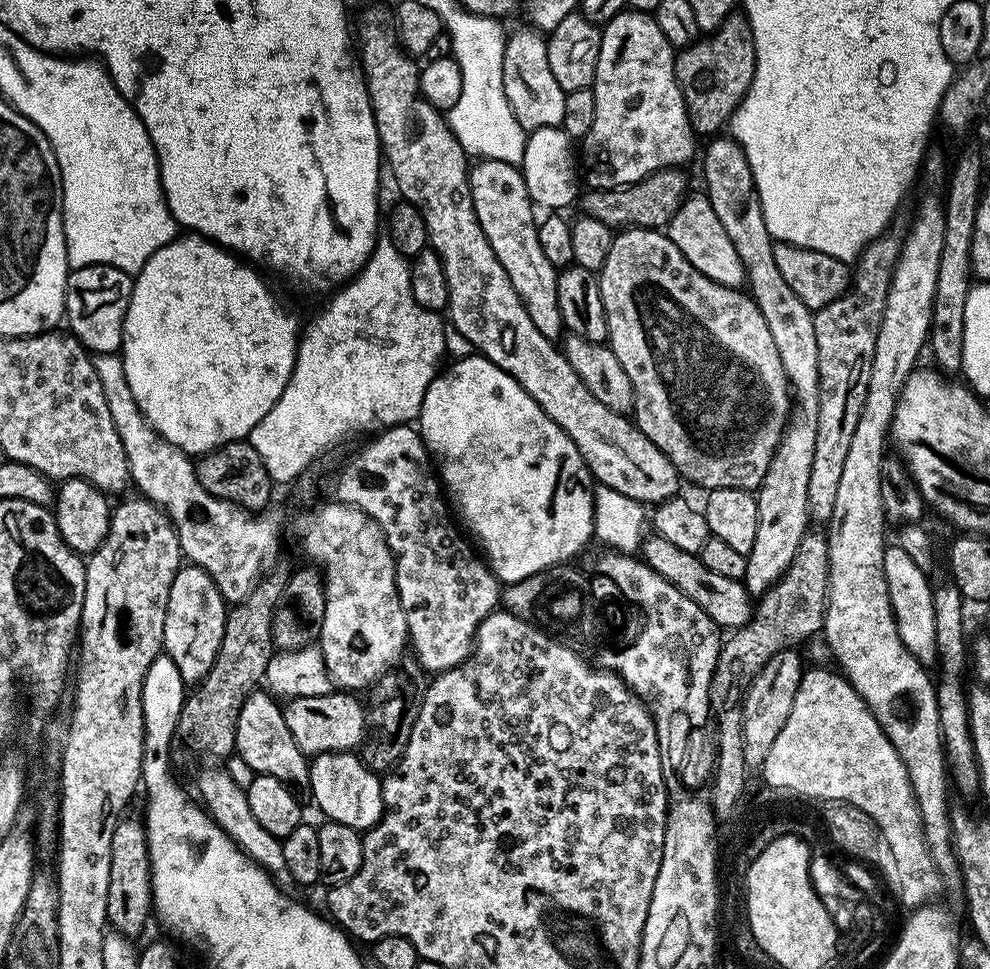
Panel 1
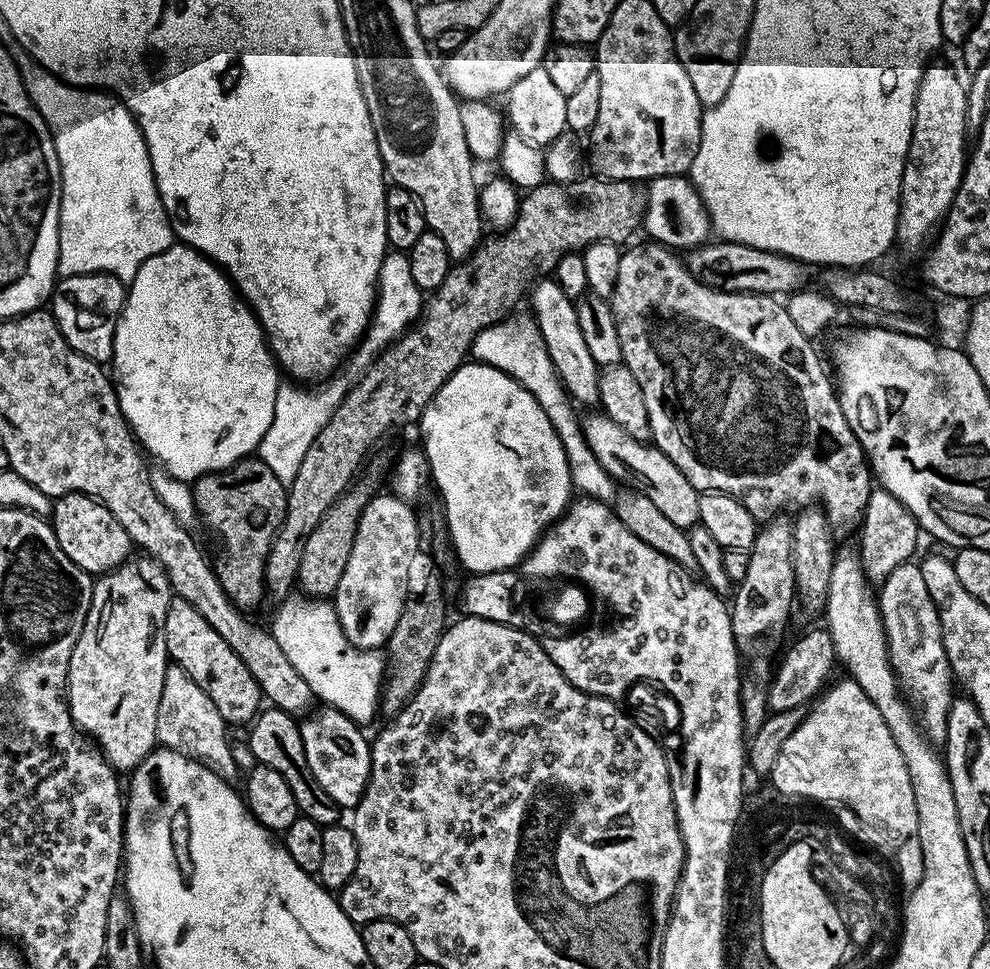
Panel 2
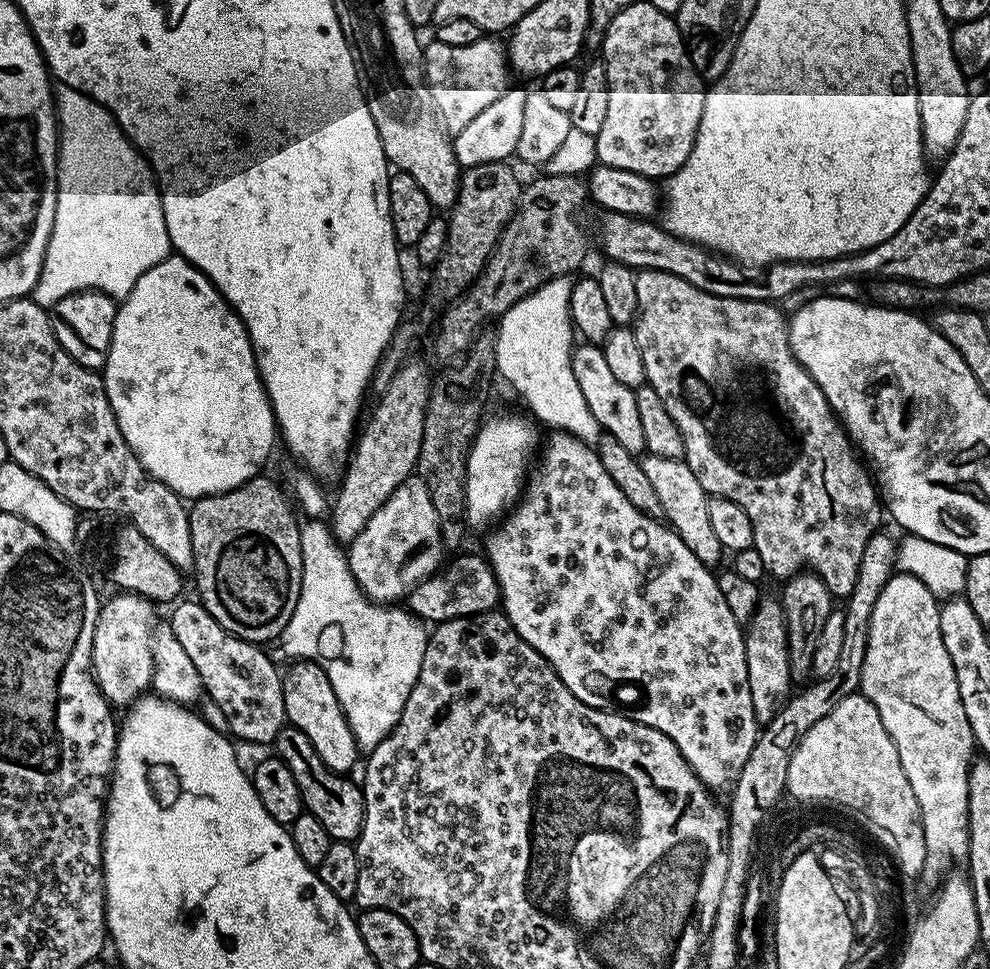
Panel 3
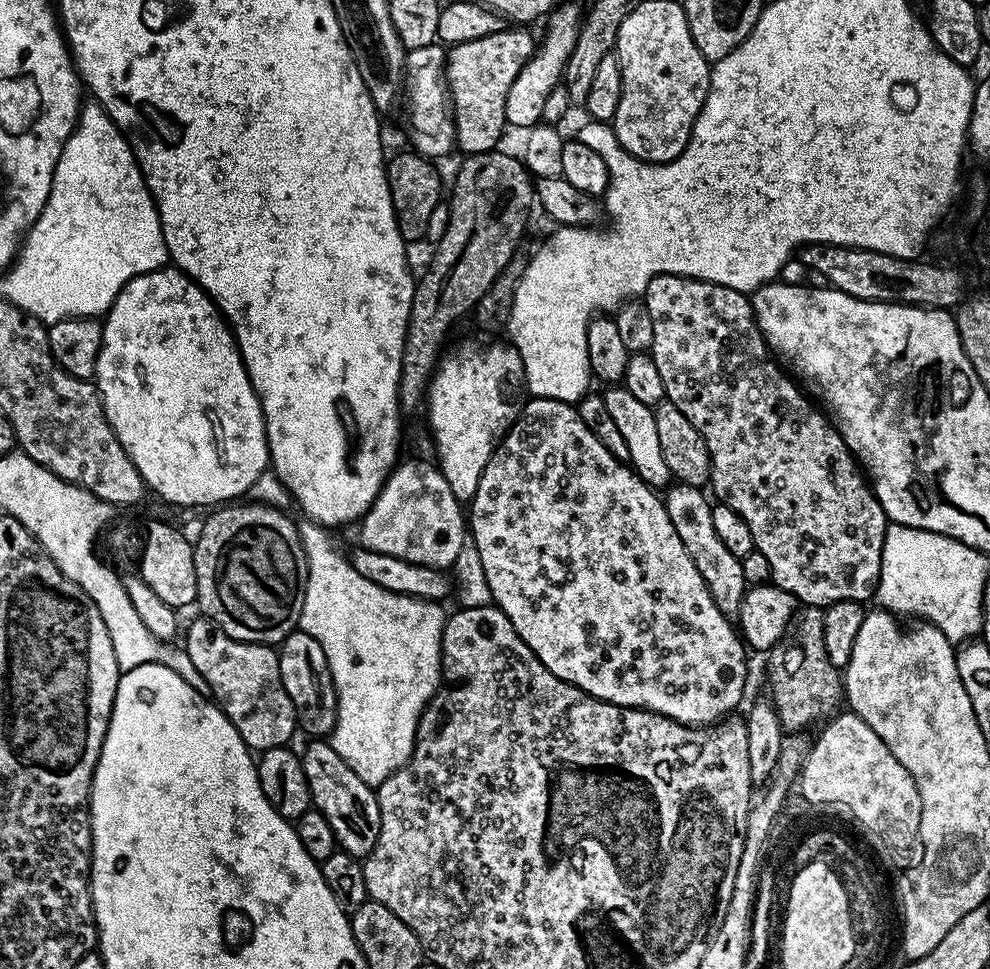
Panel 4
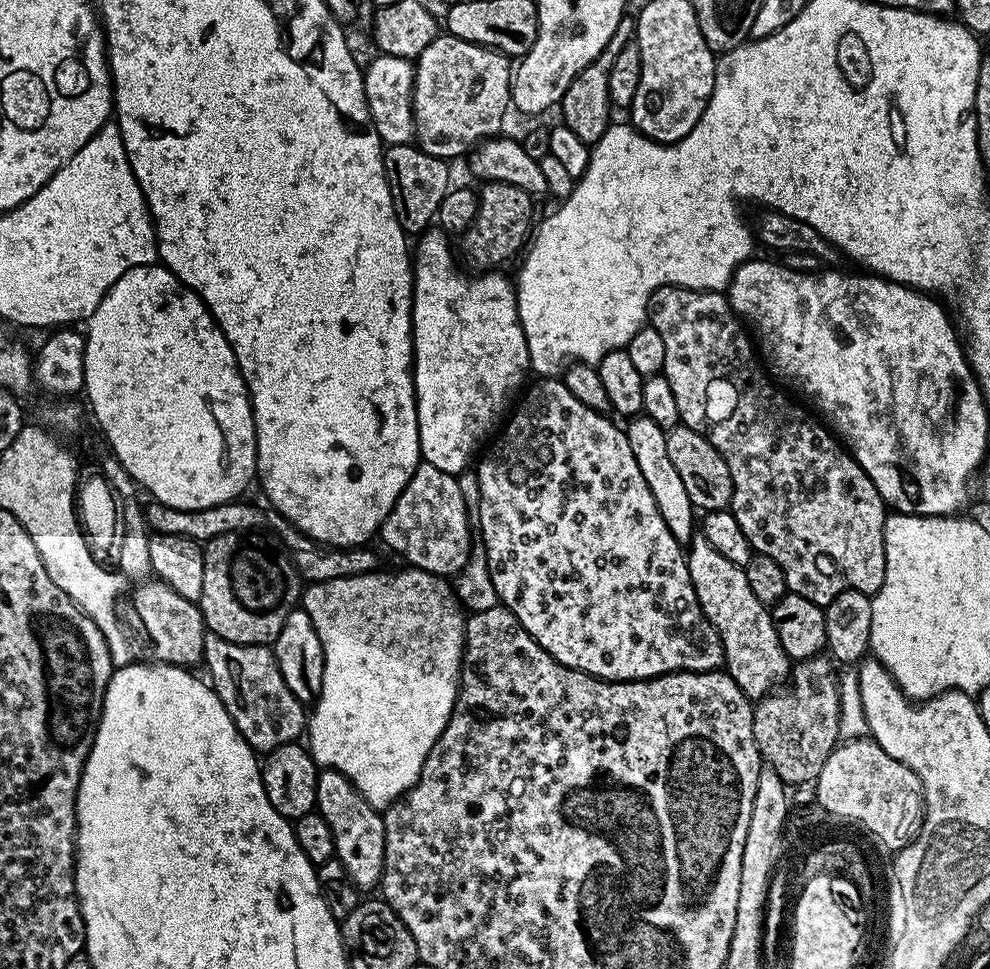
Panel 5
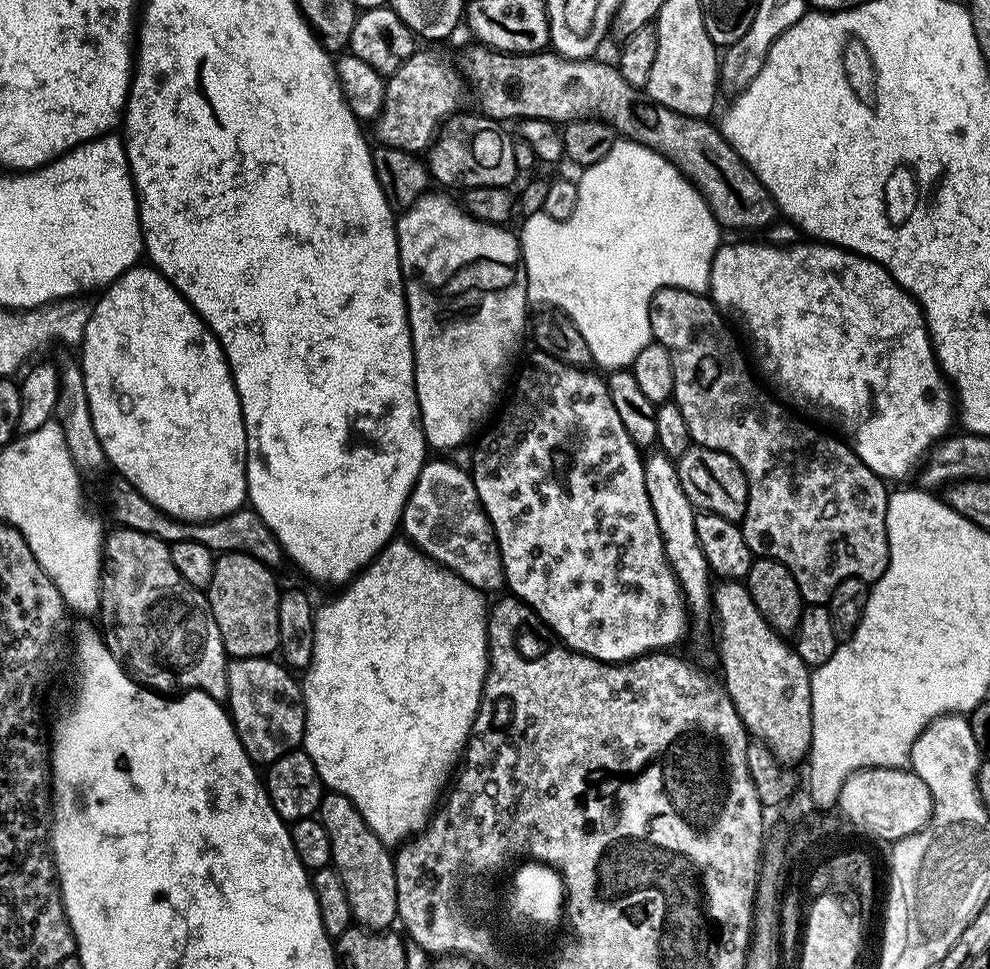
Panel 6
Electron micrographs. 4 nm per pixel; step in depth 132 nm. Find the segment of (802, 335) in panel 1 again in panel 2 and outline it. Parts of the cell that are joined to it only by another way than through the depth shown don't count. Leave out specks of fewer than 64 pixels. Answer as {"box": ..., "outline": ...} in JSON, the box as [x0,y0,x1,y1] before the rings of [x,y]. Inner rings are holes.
{"box":[730,518,797,661],"outline":[[[784,518],[767,521],[757,531],[748,557],[750,567],[746,569],[746,578],[735,585],[734,595],[731,597],[733,600],[730,600],[732,633],[736,639],[736,650],[745,661],[764,660],[785,647],[784,631],[792,616],[792,604],[794,608],[797,603],[791,523],[787,519],[784,521]]]}

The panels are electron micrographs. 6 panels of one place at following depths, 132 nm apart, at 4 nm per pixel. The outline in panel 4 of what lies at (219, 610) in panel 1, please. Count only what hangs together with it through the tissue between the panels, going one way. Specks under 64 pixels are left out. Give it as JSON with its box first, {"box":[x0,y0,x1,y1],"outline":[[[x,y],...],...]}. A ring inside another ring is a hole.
{"box":[182,618,297,753],"outline":[[[199,618],[188,628],[182,647],[190,654],[190,662],[198,666],[198,674],[210,682],[215,703],[230,718],[242,742],[257,753],[283,748],[292,735],[297,735],[296,711],[286,686],[282,686],[280,658],[275,647],[247,644],[231,640],[211,620]]]}

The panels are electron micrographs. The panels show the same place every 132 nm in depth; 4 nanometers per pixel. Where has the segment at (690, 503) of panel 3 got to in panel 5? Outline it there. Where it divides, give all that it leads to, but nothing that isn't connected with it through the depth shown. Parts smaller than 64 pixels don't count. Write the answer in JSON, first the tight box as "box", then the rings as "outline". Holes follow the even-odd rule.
{"box":[686,535,790,702],"outline":[[[704,535],[692,537],[692,543],[686,548],[686,559],[698,606],[714,626],[724,647],[723,667],[728,676],[738,682],[753,702],[768,695],[790,674],[790,661],[778,642],[778,630],[774,630],[769,605],[758,602],[743,567],[730,562],[730,558],[722,558],[722,554],[706,542]]]}

